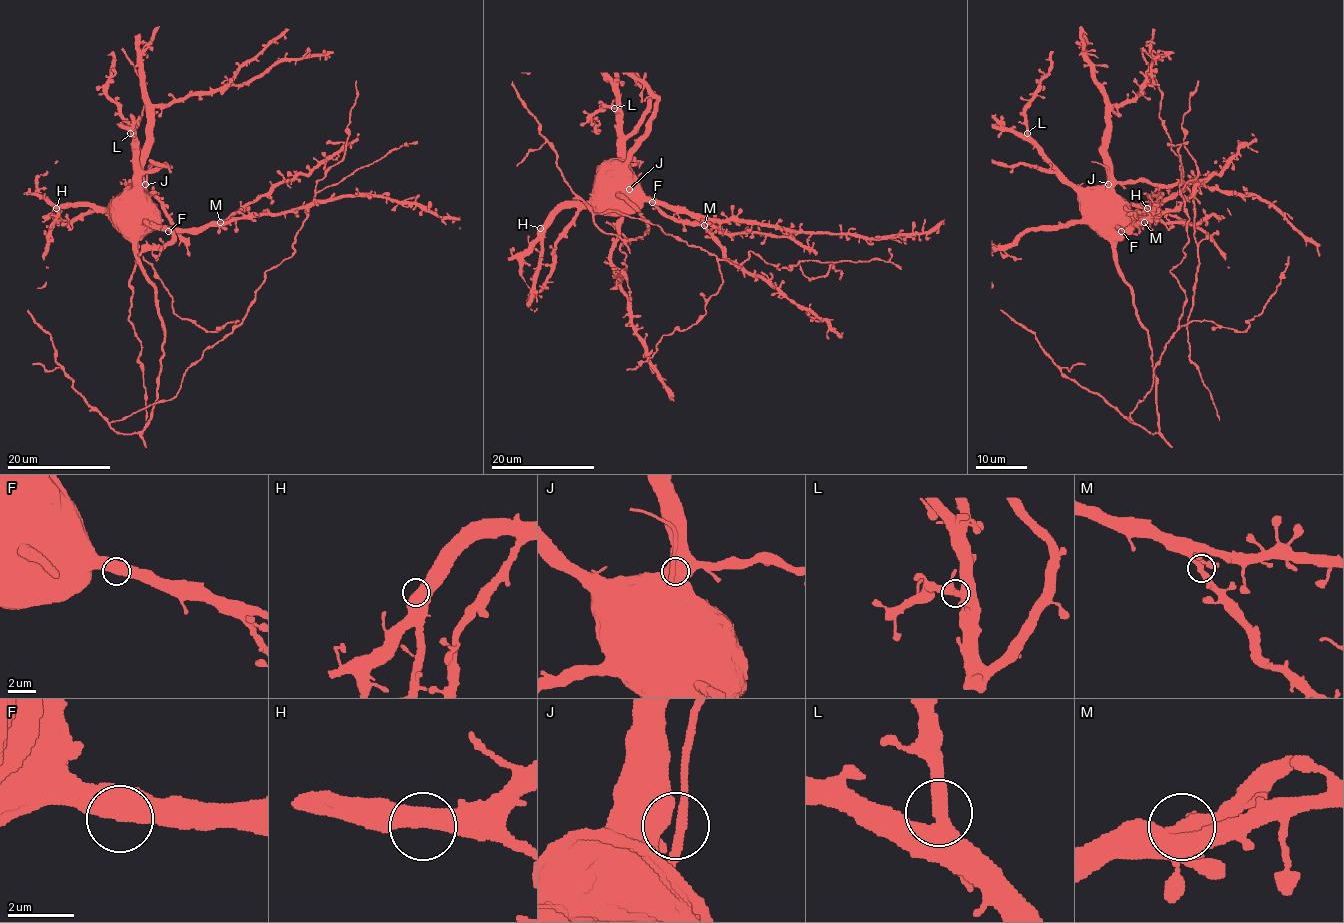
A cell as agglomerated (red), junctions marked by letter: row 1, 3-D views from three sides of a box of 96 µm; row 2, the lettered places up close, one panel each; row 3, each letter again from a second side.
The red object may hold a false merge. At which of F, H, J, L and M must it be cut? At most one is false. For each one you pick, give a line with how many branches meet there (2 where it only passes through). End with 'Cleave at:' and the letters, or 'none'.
Cleave at: none

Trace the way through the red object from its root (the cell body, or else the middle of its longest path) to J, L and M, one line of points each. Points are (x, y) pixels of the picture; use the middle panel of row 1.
J: (616, 179), (619, 175), (633, 174), (634, 179), (629, 189)
L: (616, 179), (618, 112), (614, 108)
M: (616, 179), (629, 183), (643, 197), (683, 206), (704, 224)

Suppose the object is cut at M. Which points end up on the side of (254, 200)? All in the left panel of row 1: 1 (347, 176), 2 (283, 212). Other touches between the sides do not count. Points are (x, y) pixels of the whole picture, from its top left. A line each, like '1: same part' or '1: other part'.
1: other part
2: other part

